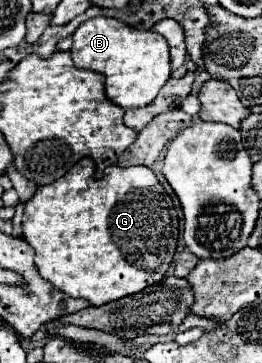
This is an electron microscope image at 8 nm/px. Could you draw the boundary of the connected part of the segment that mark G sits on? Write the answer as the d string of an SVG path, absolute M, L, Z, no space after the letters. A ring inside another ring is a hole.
M78 161L62 179L40 187L34 199L24 205L24 239L36 251L40 275L70 297L88 299L92 305L106 305L126 295L134 295L158 283L168 271L178 243L178 215L172 197L164 191L152 169L118 167L104 169L102 179L94 179L94 163Z

